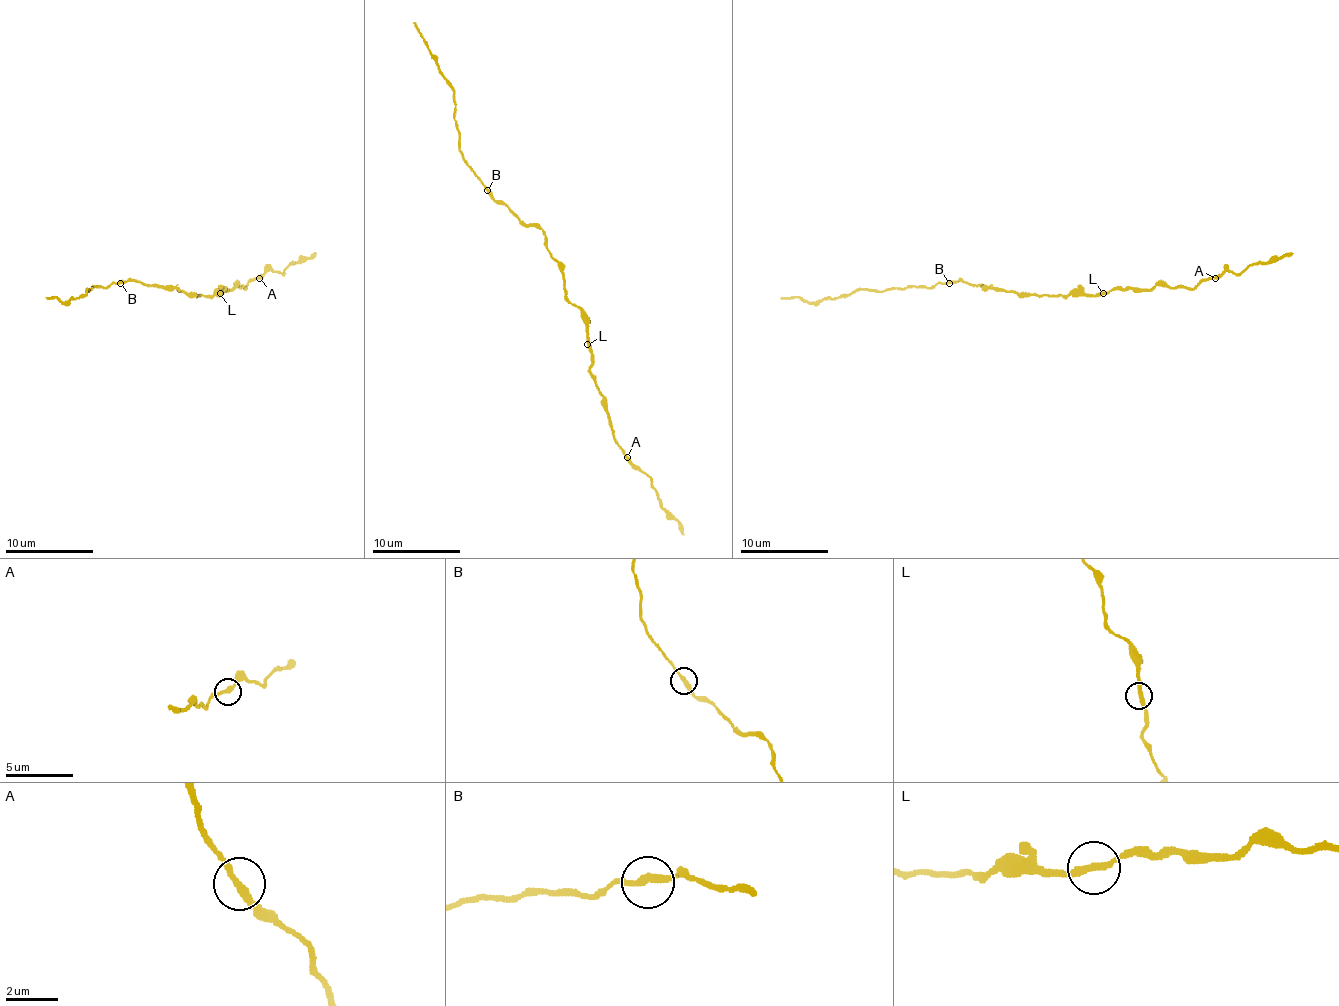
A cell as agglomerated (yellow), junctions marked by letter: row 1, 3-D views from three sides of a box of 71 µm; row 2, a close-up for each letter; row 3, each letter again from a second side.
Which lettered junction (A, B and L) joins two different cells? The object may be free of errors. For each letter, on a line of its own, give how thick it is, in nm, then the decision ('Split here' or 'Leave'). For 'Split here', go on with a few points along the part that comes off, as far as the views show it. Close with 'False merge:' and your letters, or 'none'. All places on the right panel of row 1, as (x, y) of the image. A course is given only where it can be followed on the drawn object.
A: Thickness 280 nm. Leave
B: Thickness 280 nm. Leave
L: Thickness 280 nm. Leave
False merge: none

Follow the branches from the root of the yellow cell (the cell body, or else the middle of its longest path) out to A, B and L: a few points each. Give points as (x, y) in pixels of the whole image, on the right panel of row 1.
A: (1030, 293), (1100, 296), (1114, 289), (1151, 289), (1156, 285), (1198, 287), (1204, 280), (1215, 278)
B: (1030, 293), (972, 287), (961, 280), (948, 282)
L: (1030, 293), (1103, 293)

